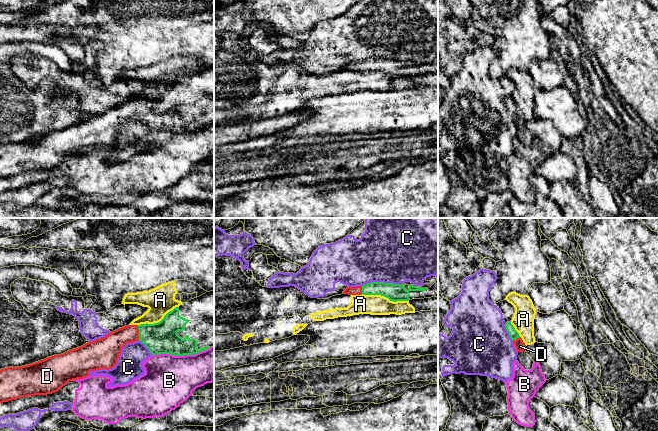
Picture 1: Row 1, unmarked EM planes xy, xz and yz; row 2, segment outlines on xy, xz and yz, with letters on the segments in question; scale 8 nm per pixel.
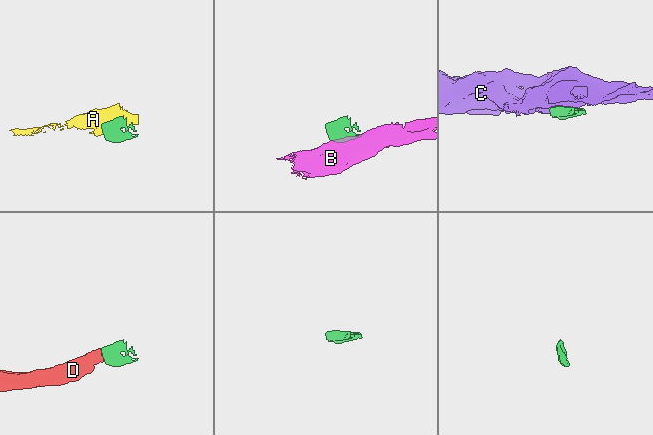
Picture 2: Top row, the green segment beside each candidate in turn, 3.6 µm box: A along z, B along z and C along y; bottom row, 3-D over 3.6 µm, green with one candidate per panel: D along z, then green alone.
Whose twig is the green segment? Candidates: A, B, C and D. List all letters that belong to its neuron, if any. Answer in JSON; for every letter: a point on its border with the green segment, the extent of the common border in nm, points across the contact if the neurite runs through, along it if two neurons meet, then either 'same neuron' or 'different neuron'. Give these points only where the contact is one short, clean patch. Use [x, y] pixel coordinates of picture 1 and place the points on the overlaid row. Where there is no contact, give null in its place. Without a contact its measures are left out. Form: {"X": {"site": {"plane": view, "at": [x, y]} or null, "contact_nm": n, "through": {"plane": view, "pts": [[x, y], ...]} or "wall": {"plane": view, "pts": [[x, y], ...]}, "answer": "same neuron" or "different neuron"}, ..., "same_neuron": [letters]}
{"A": {"site": {"plane": "xz", "at": [385, 296]}, "contact_nm": 380, "wall": {"plane": "xz", "pts": [[362, 293], [380, 294], [393, 301], [408, 301]]}, "answer": "different neuron"}, "B": {"site": {"plane": "xy", "at": [181, 355]}, "contact_nm": 480, "answer": "different neuron"}, "C": {"site": {"plane": "xz", "at": [380, 282]}, "contact_nm": 300, "answer": "different neuron"}, "D": {"site": {"plane": "xy", "at": [139, 333]}, "contact_nm": 130, "through": {"plane": "xy", "pts": [[160, 338], [147, 333], [139, 333], [123, 335], [111, 345]]}, "answer": "same neuron"}, "same_neuron": ["D"]}

